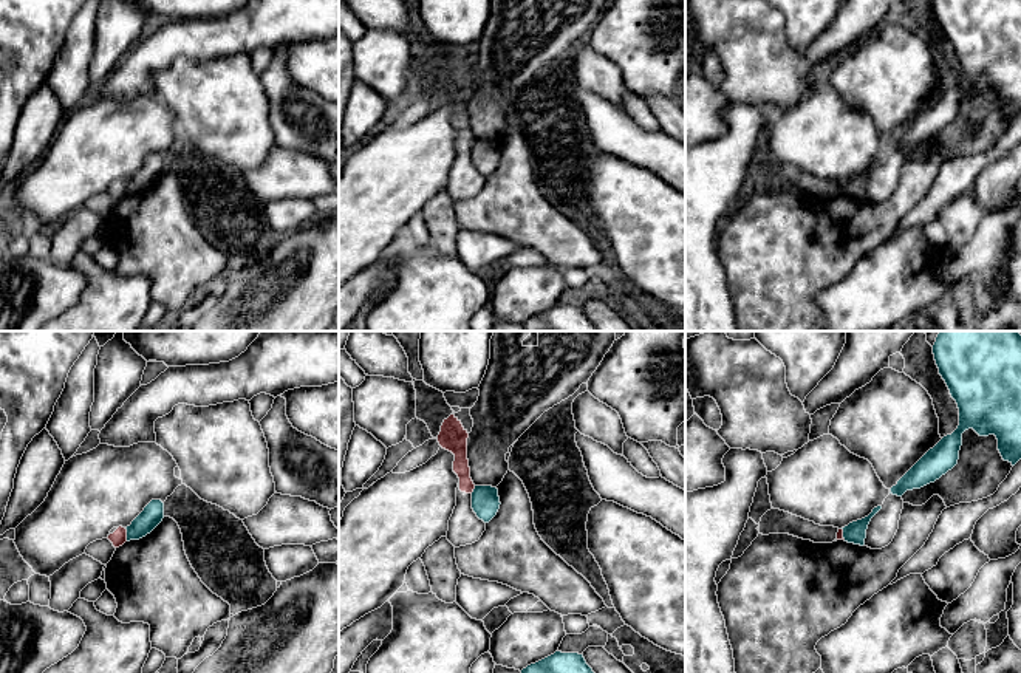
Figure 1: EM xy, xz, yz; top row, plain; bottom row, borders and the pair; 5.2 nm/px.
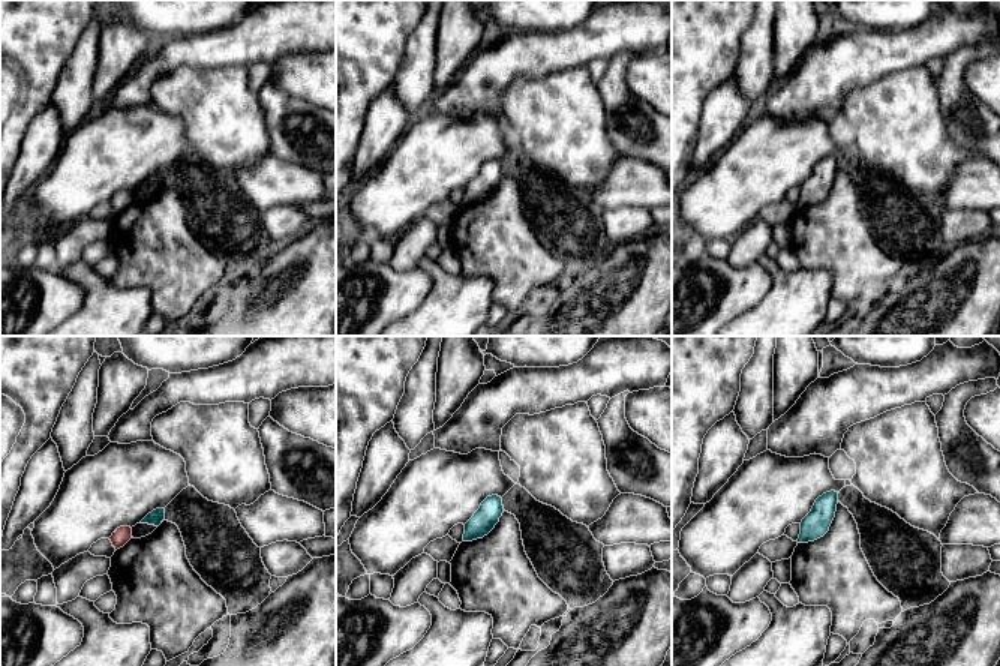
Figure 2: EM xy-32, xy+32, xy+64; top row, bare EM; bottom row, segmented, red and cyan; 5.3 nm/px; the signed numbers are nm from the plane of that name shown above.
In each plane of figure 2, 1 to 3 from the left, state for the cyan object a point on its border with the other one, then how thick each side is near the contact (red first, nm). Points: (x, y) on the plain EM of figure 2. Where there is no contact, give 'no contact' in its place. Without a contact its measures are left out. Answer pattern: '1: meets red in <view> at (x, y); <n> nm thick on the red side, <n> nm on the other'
1: no contact
2: no contact
3: no contact

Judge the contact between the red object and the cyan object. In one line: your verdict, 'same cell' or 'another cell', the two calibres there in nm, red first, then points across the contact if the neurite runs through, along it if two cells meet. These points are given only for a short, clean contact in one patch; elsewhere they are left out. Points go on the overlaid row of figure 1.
another cell; 80 nm thick on the red side, 110 nm on the other; border along xy (124, 528), (127, 540)

